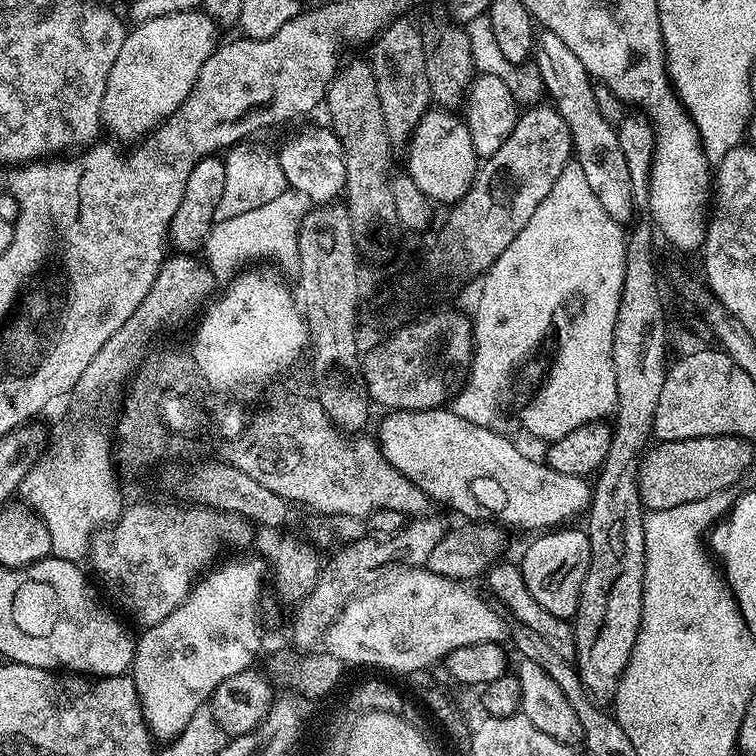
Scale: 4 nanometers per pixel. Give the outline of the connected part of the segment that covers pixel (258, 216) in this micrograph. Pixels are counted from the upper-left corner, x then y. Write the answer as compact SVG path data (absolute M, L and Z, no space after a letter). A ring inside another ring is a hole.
M287 190L278 198L271 199L270 202L263 203L246 214L213 223L207 238L204 239L202 249L203 259L213 272L213 278L217 282L227 282L249 262L273 260L276 264L295 265L298 254L298 230L309 207L310 201L306 194Z

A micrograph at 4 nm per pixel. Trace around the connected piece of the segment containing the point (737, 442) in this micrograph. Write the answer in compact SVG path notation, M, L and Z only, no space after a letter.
M707 436L706 438L686 438L685 440L665 440L649 447L640 458L637 472L638 494L643 507L648 512L668 510L682 503L698 502L716 492L725 492L741 479L744 471L754 463L754 446L741 436Z

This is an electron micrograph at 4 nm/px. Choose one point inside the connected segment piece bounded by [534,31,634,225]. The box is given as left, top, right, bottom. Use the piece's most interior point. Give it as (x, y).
(595, 141)

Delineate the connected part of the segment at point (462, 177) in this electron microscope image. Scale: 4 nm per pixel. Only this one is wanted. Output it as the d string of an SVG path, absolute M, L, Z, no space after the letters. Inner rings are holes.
M436 106L425 112L416 123L412 137L407 142L406 151L406 174L414 178L418 190L422 190L422 194L426 194L429 200L437 205L451 206L470 190L476 177L478 157L474 144L470 142L468 126L455 111Z

